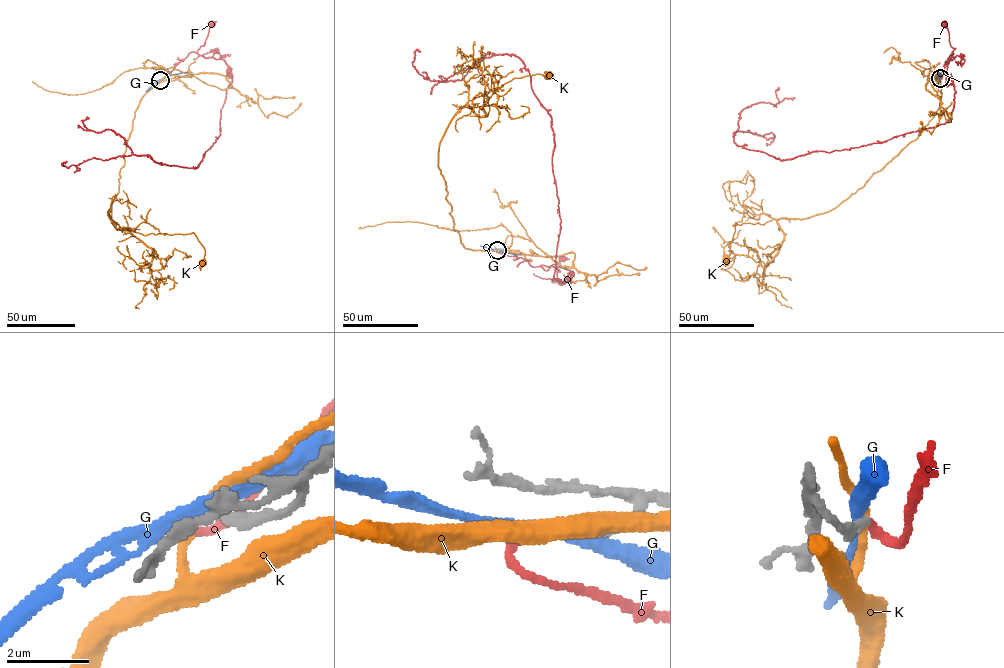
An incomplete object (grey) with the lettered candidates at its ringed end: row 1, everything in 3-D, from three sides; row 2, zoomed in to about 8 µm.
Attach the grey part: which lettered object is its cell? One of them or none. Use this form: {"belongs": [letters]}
{"belongs": ["F"]}

